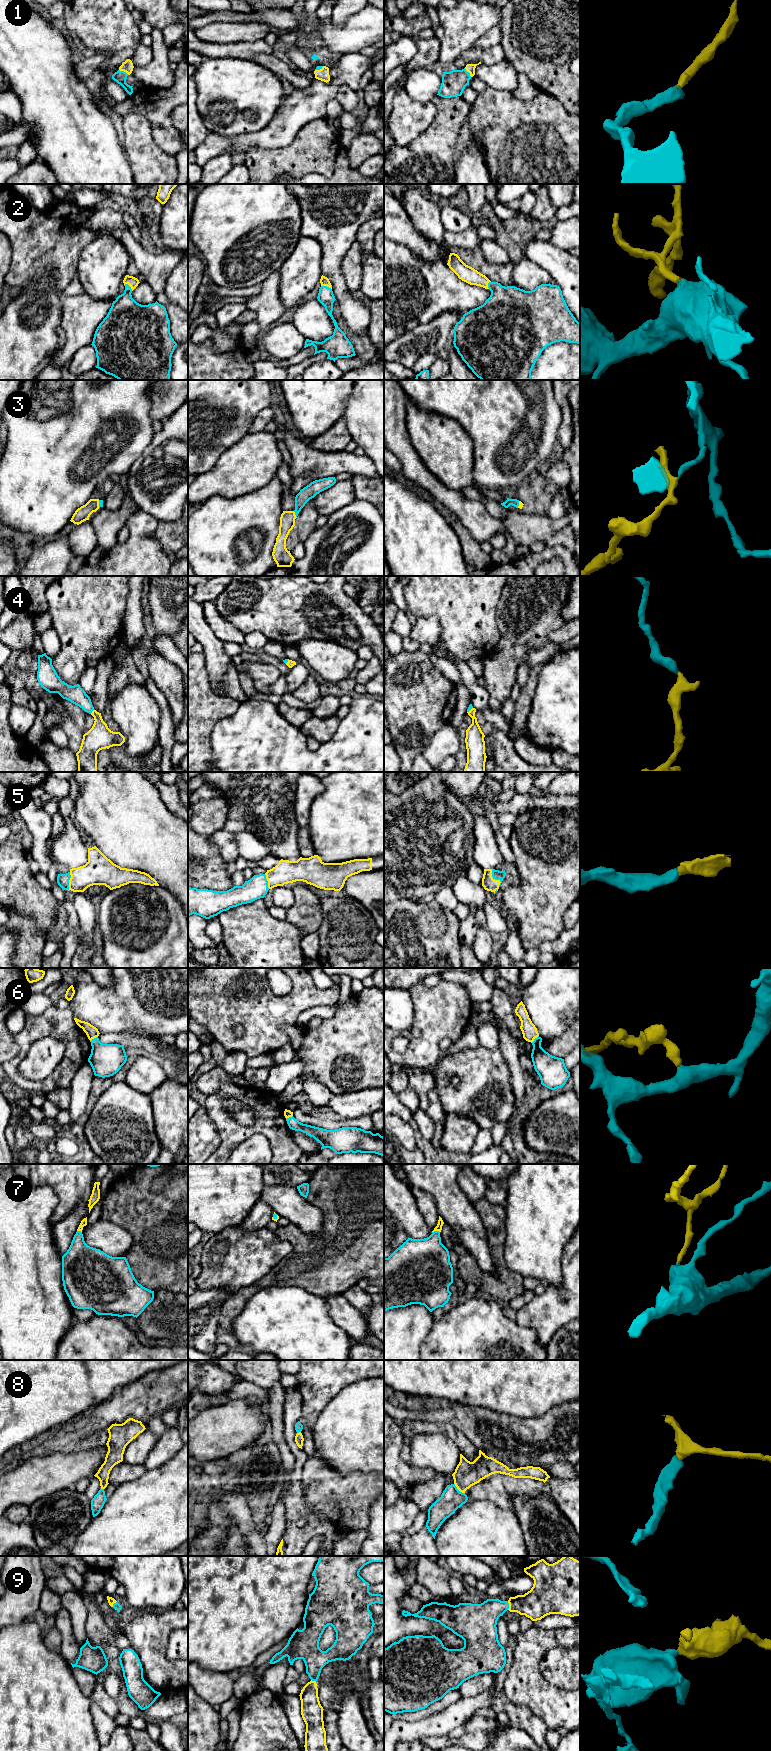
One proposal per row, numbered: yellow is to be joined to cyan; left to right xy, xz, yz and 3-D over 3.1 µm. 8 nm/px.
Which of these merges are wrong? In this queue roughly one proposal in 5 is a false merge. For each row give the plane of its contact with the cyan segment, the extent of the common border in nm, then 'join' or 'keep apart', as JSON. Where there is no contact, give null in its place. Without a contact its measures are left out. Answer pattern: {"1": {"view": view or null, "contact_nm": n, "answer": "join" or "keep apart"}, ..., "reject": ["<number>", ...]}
{"1": {"view": "yz", "contact_nm": 90, "answer": "join"}, "2": {"view": "xz", "contact_nm": 90, "answer": "join"}, "3": {"view": "xz", "contact_nm": 60, "answer": "join"}, "4": {"view": "xy", "contact_nm": 50, "answer": "join"}, "5": {"view": "yz", "contact_nm": 160, "answer": "join"}, "6": {"view": "yz", "contact_nm": 90, "answer": "keep apart"}, "7": {"view": "yz", "contact_nm": 60, "answer": "join"}, "8": {"view": "yz", "contact_nm": 120, "answer": "join"}, "9": {"view": "yz", "contact_nm": 70, "answer": "join"}, "reject": ["6"]}

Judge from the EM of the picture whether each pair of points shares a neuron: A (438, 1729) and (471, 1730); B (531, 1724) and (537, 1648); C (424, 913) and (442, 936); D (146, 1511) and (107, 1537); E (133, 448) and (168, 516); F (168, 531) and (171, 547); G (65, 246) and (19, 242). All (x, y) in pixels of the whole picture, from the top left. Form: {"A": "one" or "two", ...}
{"A": "two", "B": "two", "C": "one", "D": "one", "E": "two", "F": "one", "G": "one"}

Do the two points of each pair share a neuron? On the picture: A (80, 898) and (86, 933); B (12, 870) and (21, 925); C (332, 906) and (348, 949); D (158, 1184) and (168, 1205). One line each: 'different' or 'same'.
A: same
B: different
C: same
D: different

